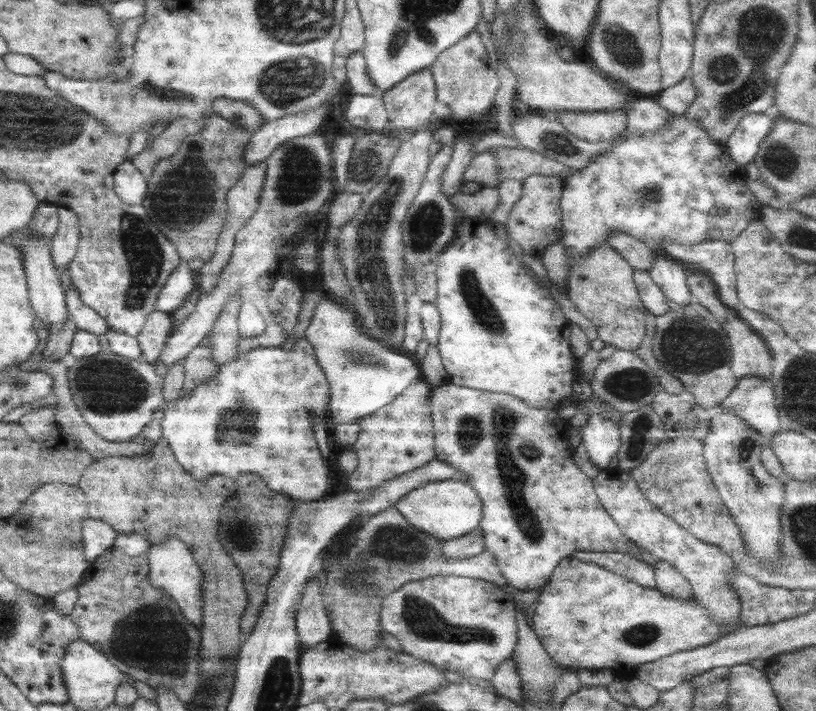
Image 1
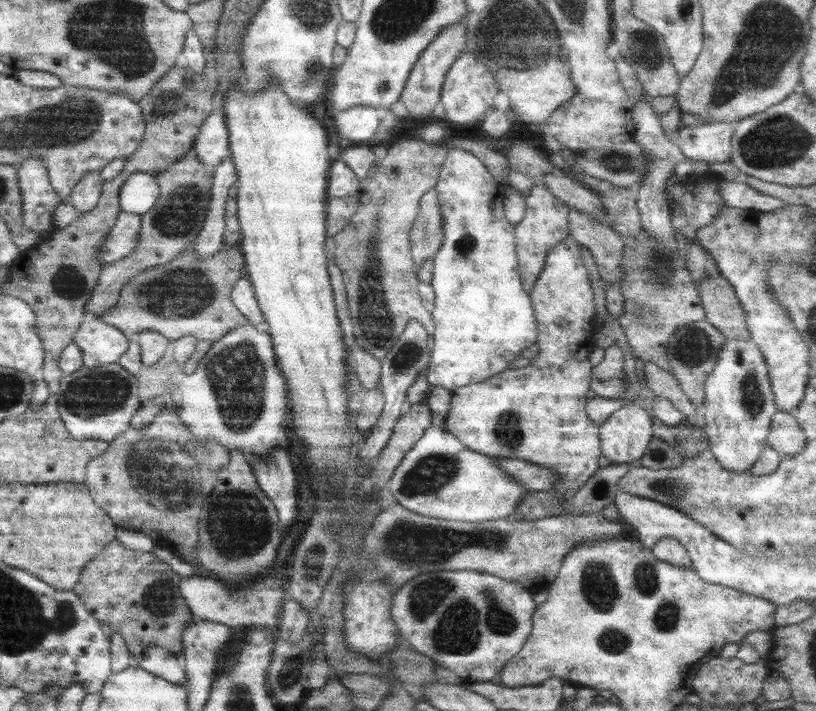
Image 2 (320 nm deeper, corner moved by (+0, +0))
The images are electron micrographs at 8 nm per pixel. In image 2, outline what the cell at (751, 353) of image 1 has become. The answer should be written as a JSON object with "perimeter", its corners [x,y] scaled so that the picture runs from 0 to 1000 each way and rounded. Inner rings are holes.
{"perimeter":[[[887,390],[859,391],[853,404],[865,451],[892,477],[920,478],[912,435],[900,404]]]}

